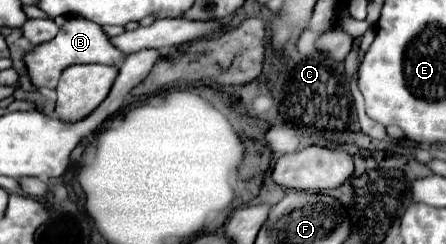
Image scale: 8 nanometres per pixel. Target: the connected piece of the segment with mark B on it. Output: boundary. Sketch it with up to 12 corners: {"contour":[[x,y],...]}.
{"contour":[[70,17],[24,57],[36,87],[54,89],[76,63],[118,67],[104,29]]}

